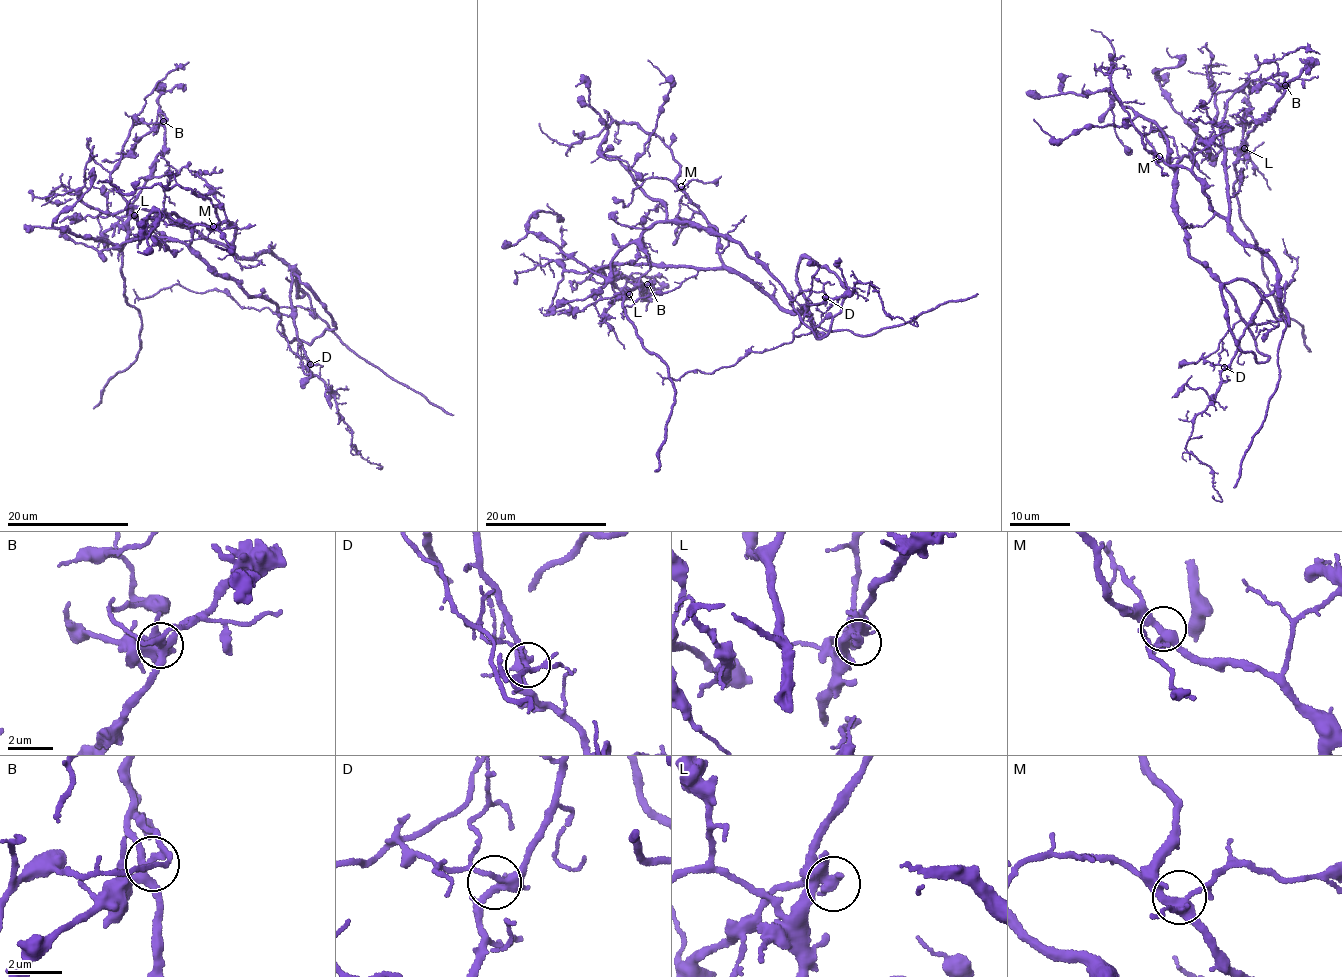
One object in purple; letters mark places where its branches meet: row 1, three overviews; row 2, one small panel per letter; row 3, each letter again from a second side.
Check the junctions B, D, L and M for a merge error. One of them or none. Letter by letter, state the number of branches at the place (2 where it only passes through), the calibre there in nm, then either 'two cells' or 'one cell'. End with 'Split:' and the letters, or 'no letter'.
B: 5 | 280 nm | two cells
D: 5 | 280 nm | one cell
L: 6 | 300 nm | one cell
M: 4 | 320 nm | one cell
Split: B

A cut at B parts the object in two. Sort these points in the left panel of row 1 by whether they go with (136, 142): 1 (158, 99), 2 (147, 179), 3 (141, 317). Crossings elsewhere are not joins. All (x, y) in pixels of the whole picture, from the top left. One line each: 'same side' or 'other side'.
1: same side
2: same side
3: same side

